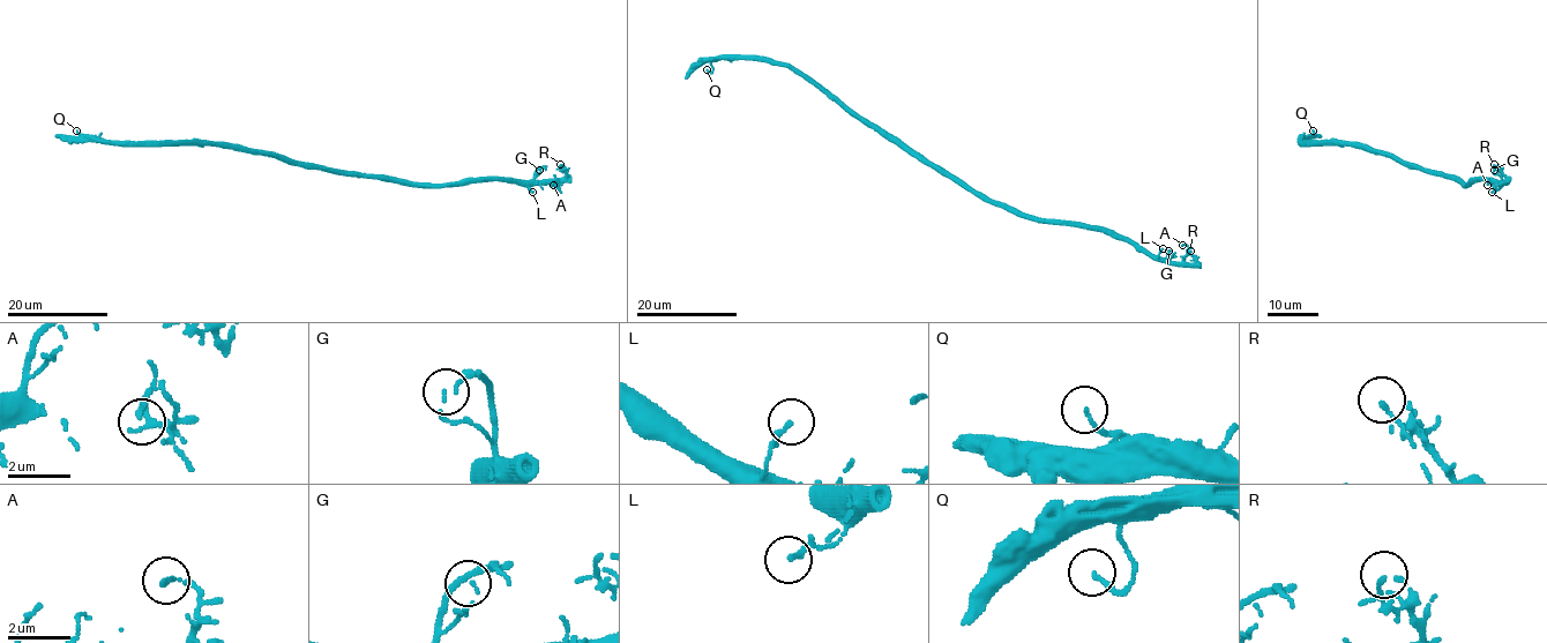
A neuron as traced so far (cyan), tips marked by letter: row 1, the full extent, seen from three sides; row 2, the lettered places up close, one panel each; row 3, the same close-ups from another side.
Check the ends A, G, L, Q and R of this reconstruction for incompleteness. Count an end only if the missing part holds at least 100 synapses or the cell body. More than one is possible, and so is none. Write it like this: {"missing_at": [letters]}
{"missing_at": []}

